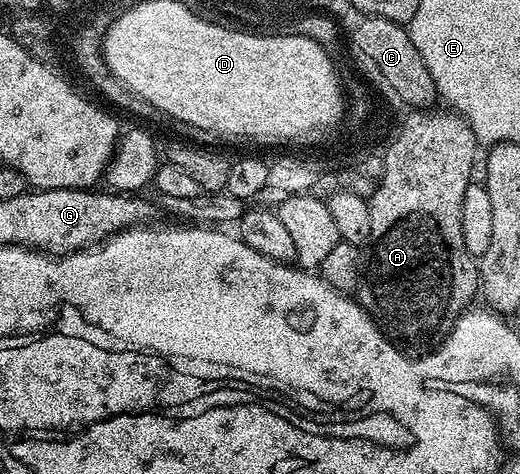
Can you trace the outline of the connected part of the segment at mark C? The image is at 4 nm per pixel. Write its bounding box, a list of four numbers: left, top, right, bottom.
[348,16,438,110]

